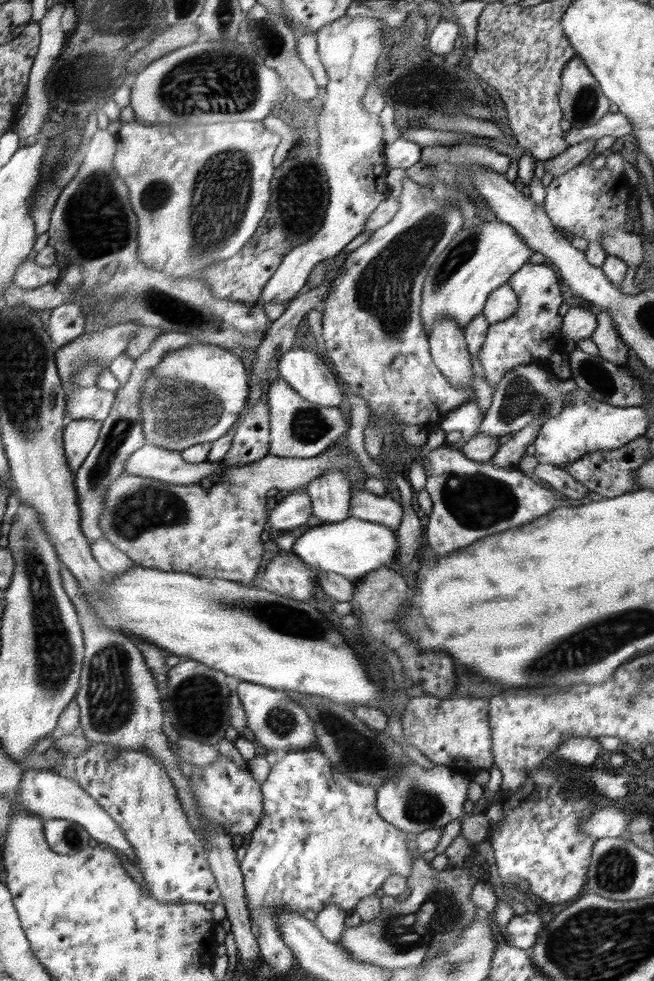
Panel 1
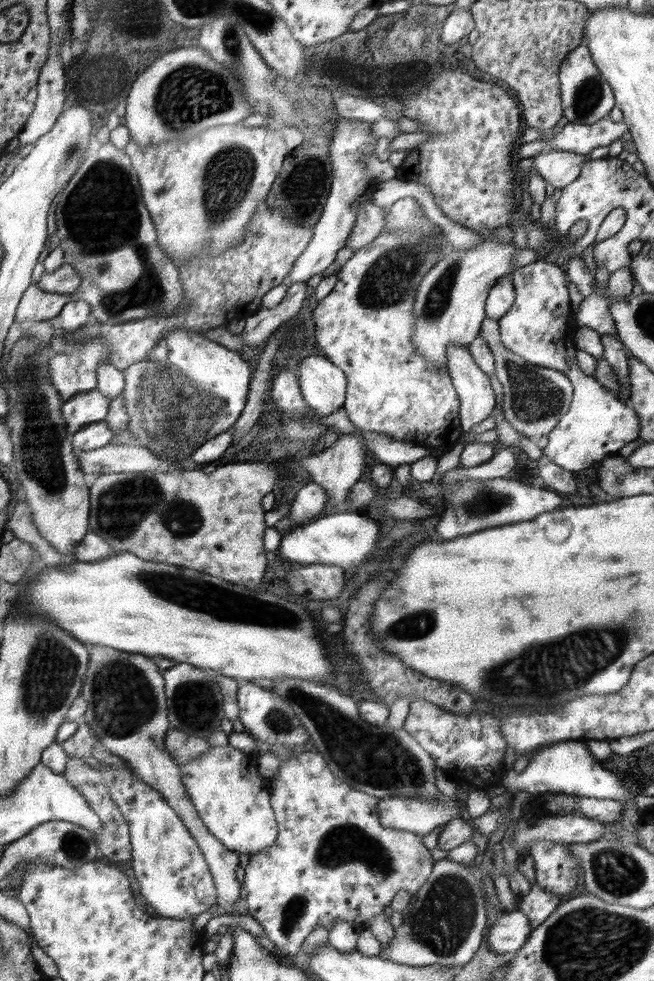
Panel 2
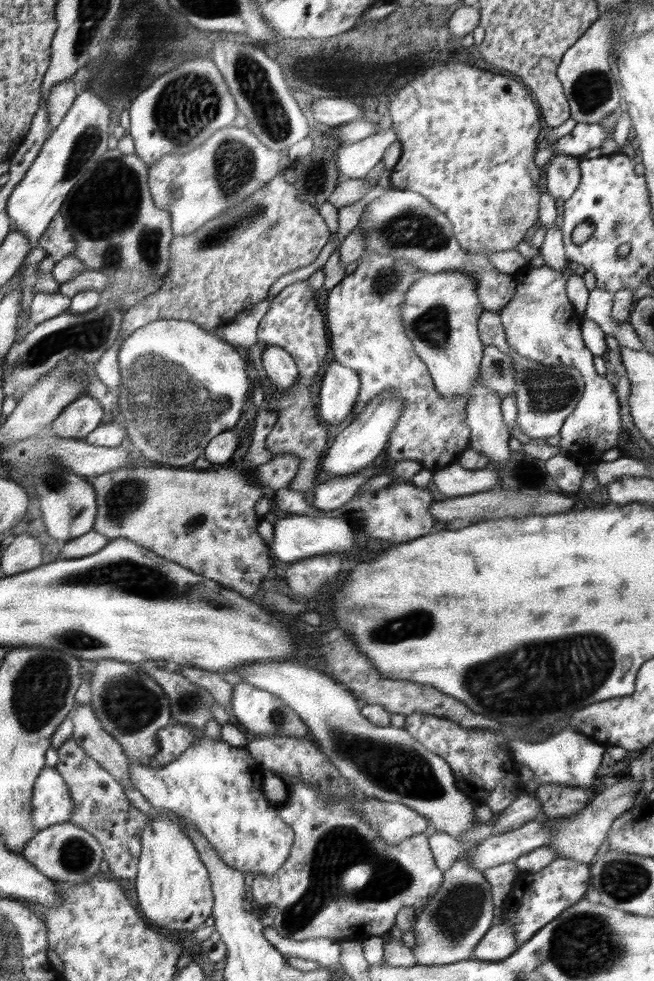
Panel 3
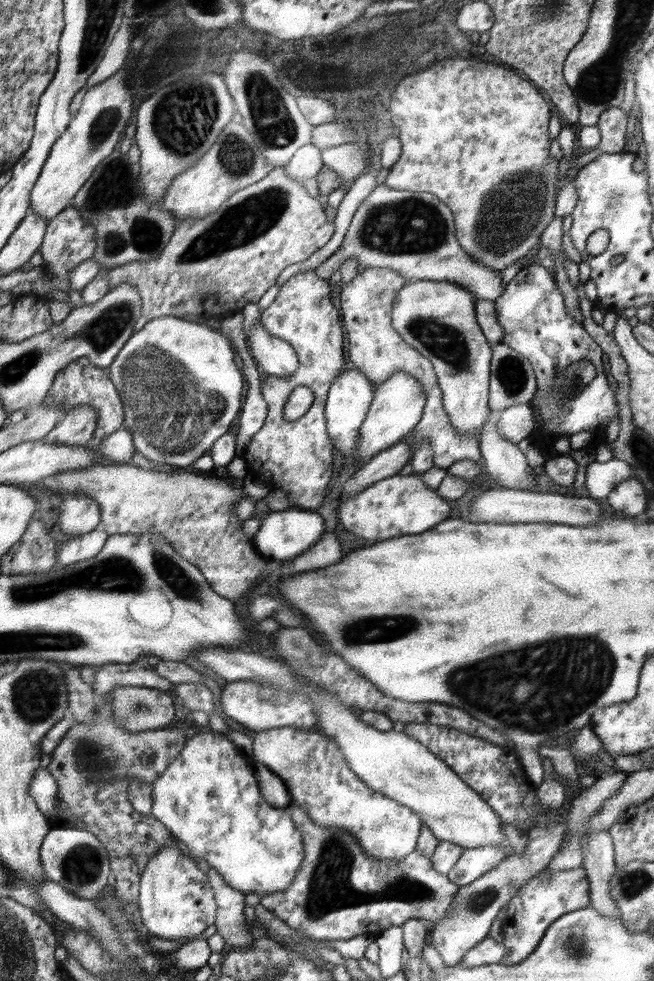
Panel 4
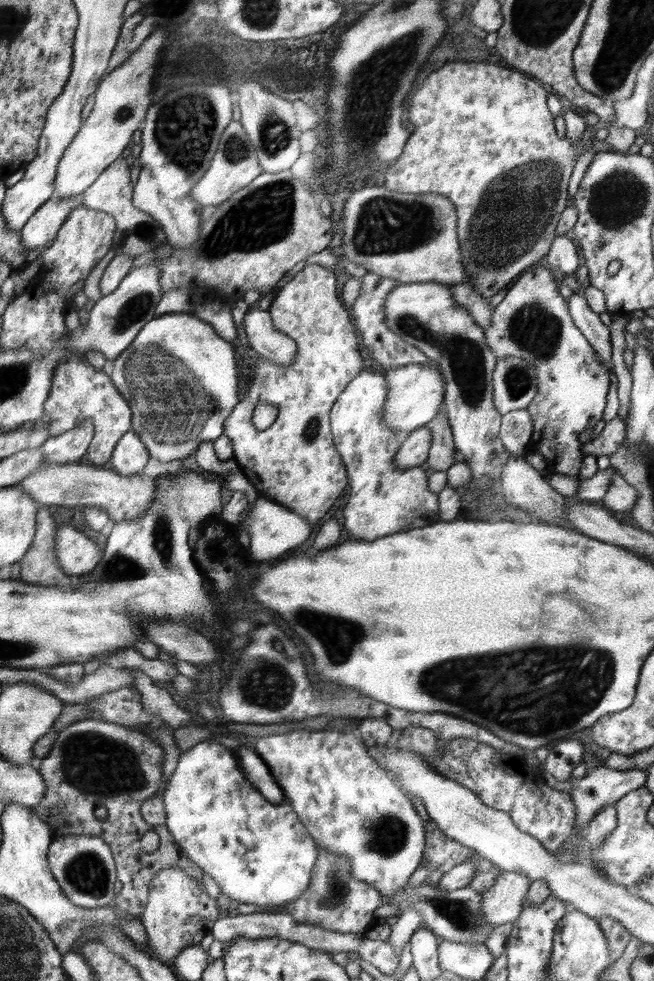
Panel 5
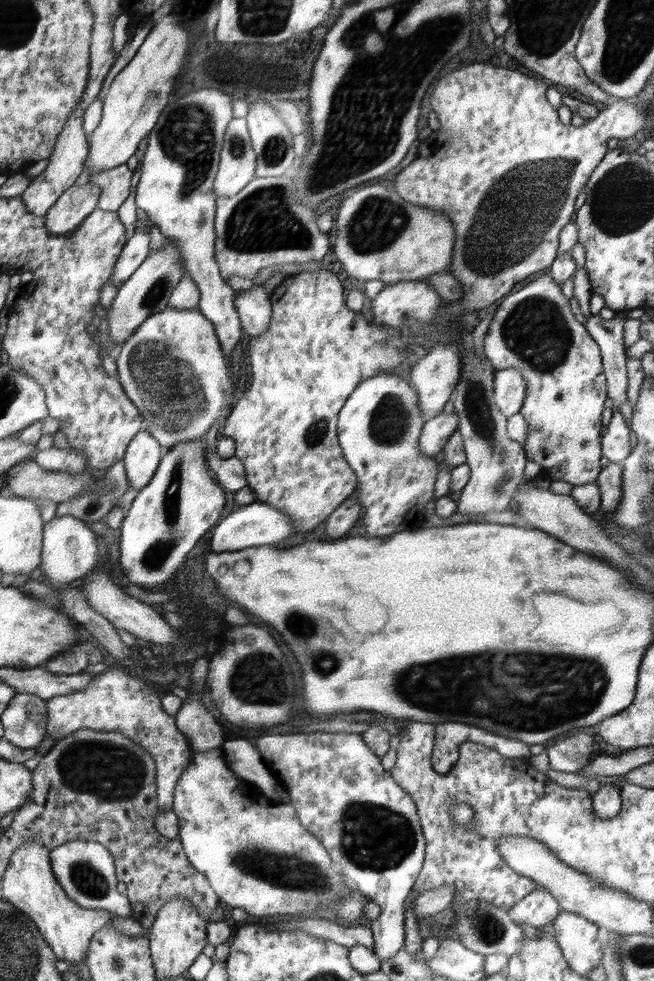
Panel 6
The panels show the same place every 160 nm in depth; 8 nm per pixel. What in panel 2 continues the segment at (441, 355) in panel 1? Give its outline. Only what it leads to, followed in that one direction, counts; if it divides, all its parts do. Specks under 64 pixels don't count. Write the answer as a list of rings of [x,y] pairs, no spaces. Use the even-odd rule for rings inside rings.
[[[448,344],[446,349],[446,370],[452,385],[455,386],[460,406],[457,415],[457,430],[469,433],[476,424],[484,422],[496,406],[496,395],[488,376],[478,367],[466,347]]]

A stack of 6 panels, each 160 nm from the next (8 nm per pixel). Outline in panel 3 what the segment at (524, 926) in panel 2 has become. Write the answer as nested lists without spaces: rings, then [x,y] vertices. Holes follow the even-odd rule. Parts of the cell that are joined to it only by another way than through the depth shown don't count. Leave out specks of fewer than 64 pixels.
[[[500,921],[492,925],[482,940],[478,941],[474,949],[473,959],[478,961],[504,961],[518,949],[515,930],[509,921]]]

